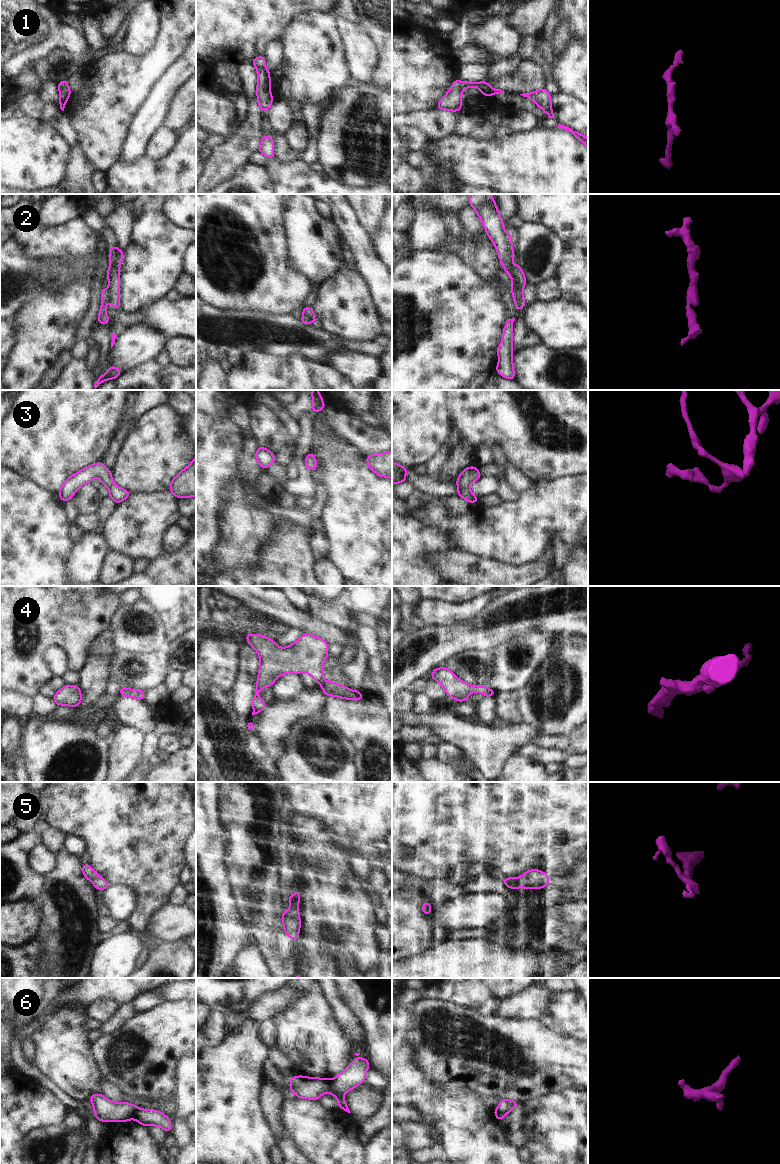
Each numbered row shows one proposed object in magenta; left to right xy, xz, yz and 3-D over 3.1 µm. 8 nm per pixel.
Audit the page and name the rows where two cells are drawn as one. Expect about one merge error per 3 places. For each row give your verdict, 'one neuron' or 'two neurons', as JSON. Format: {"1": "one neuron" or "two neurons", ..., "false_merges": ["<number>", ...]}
{"1": "one neuron", "2": "two neurons", "3": "one neuron", "4": "one neuron", "5": "one neuron", "6": "two neurons", "false_merges": ["2", "6"]}

